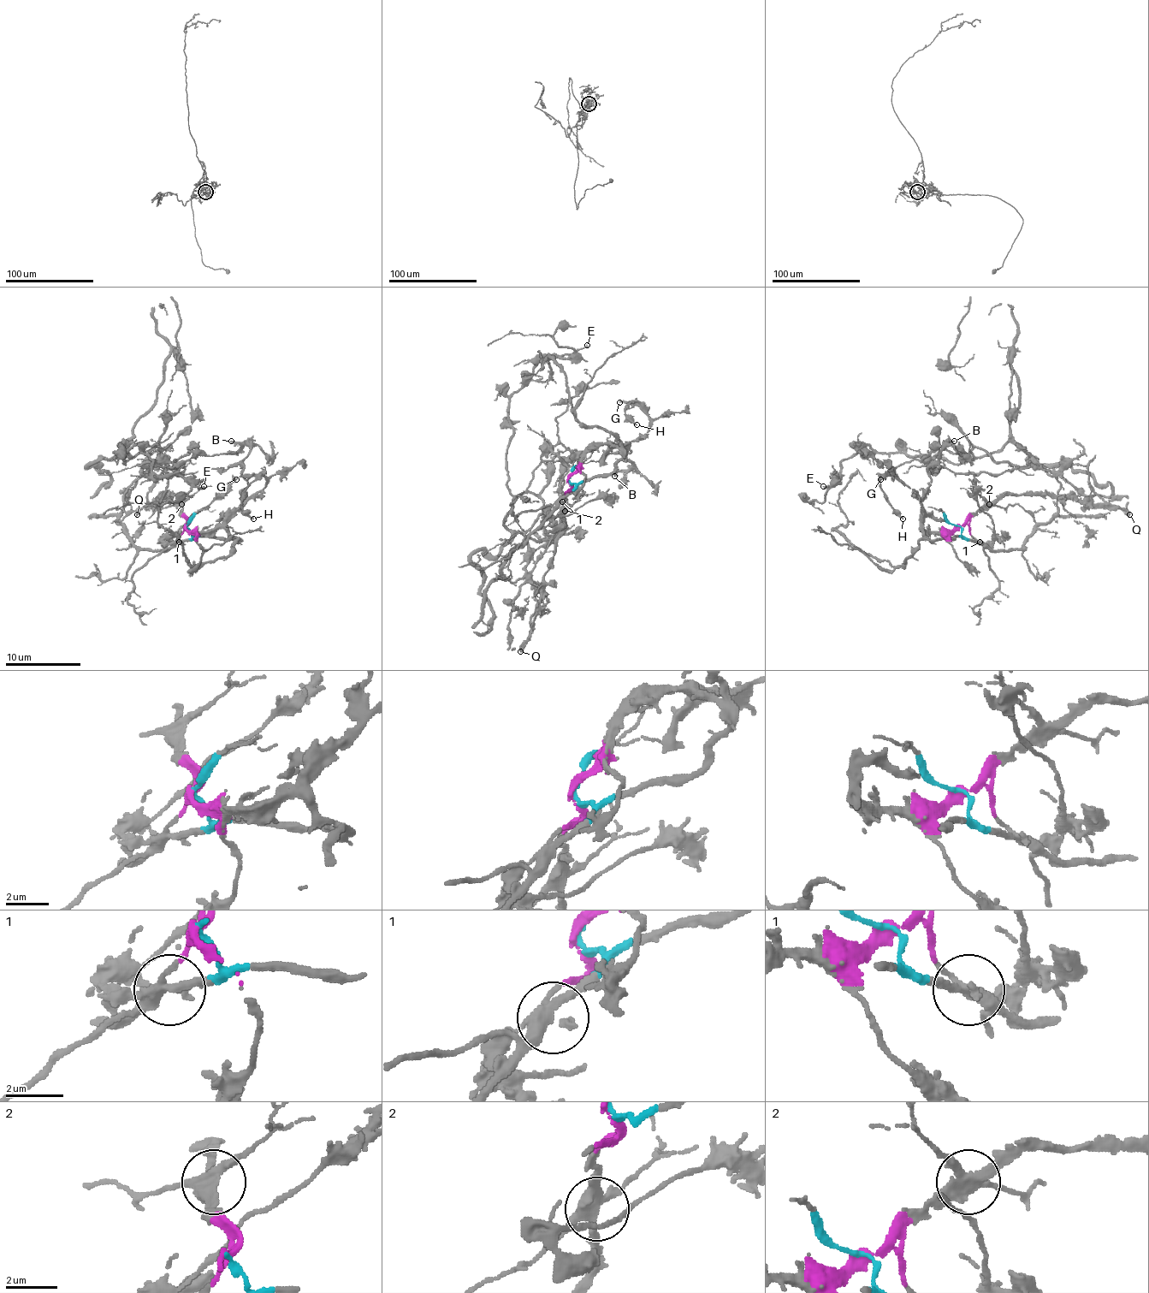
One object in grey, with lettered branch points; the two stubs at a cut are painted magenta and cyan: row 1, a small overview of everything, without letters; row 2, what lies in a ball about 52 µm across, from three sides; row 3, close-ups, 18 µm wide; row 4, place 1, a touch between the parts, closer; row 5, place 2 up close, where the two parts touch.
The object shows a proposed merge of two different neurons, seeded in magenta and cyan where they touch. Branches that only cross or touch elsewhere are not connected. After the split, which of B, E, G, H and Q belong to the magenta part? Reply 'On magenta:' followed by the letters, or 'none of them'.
On magenta: B, G, H, Q

